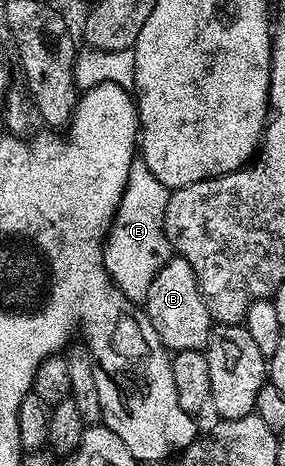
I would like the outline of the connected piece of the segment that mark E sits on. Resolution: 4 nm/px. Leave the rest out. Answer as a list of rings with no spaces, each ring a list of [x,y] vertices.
[[[143,161],[134,162],[113,222],[109,224],[104,245],[105,268],[114,287],[121,290],[132,303],[138,305],[144,304],[147,289],[151,289],[151,281],[155,281],[155,273],[159,273],[161,266],[171,258],[169,239],[165,236],[165,214],[170,194],[170,188],[165,187],[163,181],[159,181],[159,177],[155,177],[155,173],[151,173],[151,169],[147,169]]]

